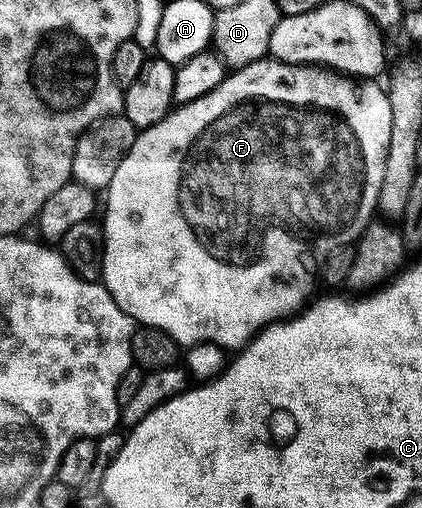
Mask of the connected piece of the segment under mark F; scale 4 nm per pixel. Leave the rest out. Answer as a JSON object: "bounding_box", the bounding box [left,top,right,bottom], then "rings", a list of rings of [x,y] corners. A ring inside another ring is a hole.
{"bounding_box":[100,57,392,349],"rings":[[[273,57],[257,59],[247,67],[231,70],[222,83],[204,97],[175,106],[156,125],[135,134],[130,152],[124,161],[120,161],[116,177],[112,177],[109,187],[104,191],[106,219],[100,264],[101,282],[124,309],[124,313],[133,317],[135,324],[158,327],[172,336],[179,345],[215,343],[223,349],[241,349],[263,327],[285,321],[307,306],[308,300],[315,294],[314,279],[316,283],[320,257],[330,255],[337,247],[353,244],[362,238],[362,232],[375,218],[380,181],[384,181],[388,141],[392,137],[390,96],[378,81],[359,81],[342,73],[329,75],[326,71],[329,70],[318,65],[282,63]]]}

